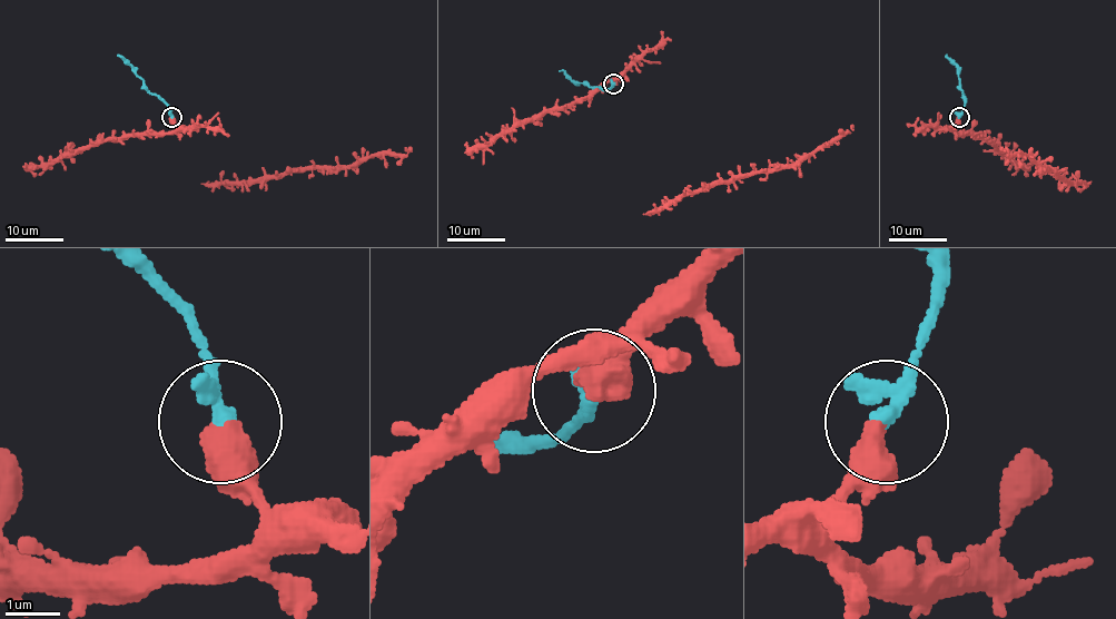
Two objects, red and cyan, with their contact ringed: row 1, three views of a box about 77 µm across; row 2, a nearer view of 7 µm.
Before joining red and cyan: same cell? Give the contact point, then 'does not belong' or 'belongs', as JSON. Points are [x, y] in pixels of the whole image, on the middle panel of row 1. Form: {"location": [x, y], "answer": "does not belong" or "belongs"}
{"location": [613, 84], "answer": "does not belong"}

